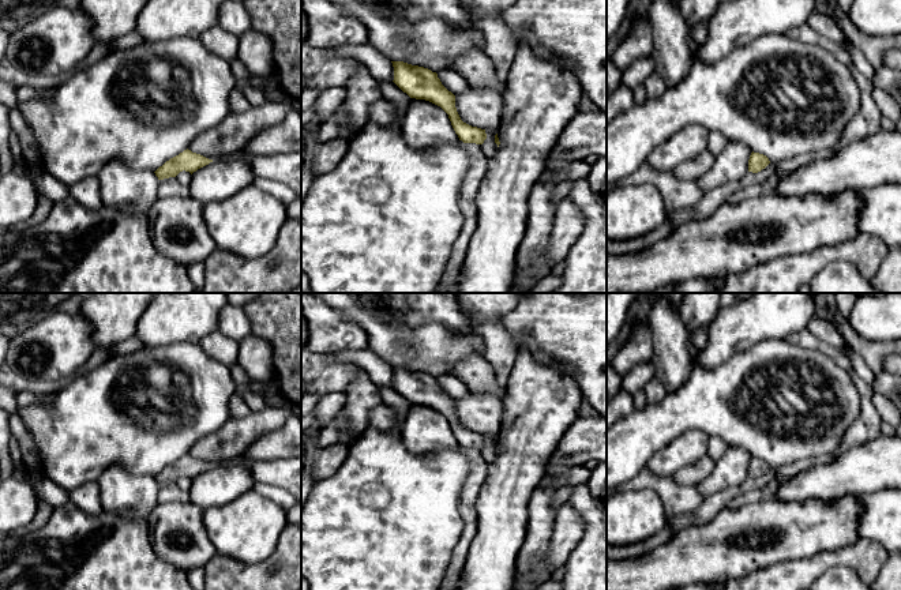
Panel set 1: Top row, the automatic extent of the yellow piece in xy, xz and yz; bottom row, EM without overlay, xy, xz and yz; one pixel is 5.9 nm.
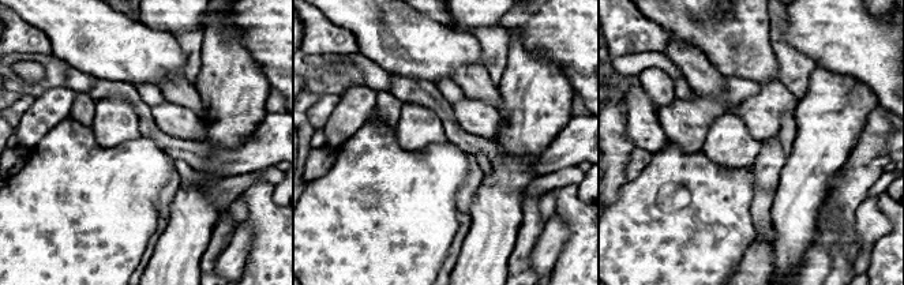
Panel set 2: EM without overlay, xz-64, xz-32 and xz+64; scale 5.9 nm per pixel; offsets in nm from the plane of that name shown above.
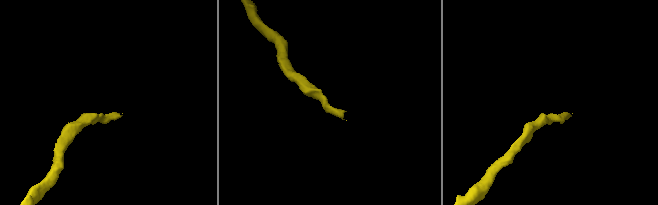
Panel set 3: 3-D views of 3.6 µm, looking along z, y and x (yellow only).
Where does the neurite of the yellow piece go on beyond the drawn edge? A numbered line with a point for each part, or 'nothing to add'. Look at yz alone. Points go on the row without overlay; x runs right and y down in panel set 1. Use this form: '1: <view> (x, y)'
nothing to add

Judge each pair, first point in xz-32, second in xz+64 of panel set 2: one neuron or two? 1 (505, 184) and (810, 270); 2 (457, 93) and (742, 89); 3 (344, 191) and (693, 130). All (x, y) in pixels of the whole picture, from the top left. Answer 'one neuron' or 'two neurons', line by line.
1: two neurons
2: one neuron
3: two neurons

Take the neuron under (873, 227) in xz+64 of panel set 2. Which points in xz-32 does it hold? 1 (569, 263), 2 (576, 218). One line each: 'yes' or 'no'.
1: no
2: no

